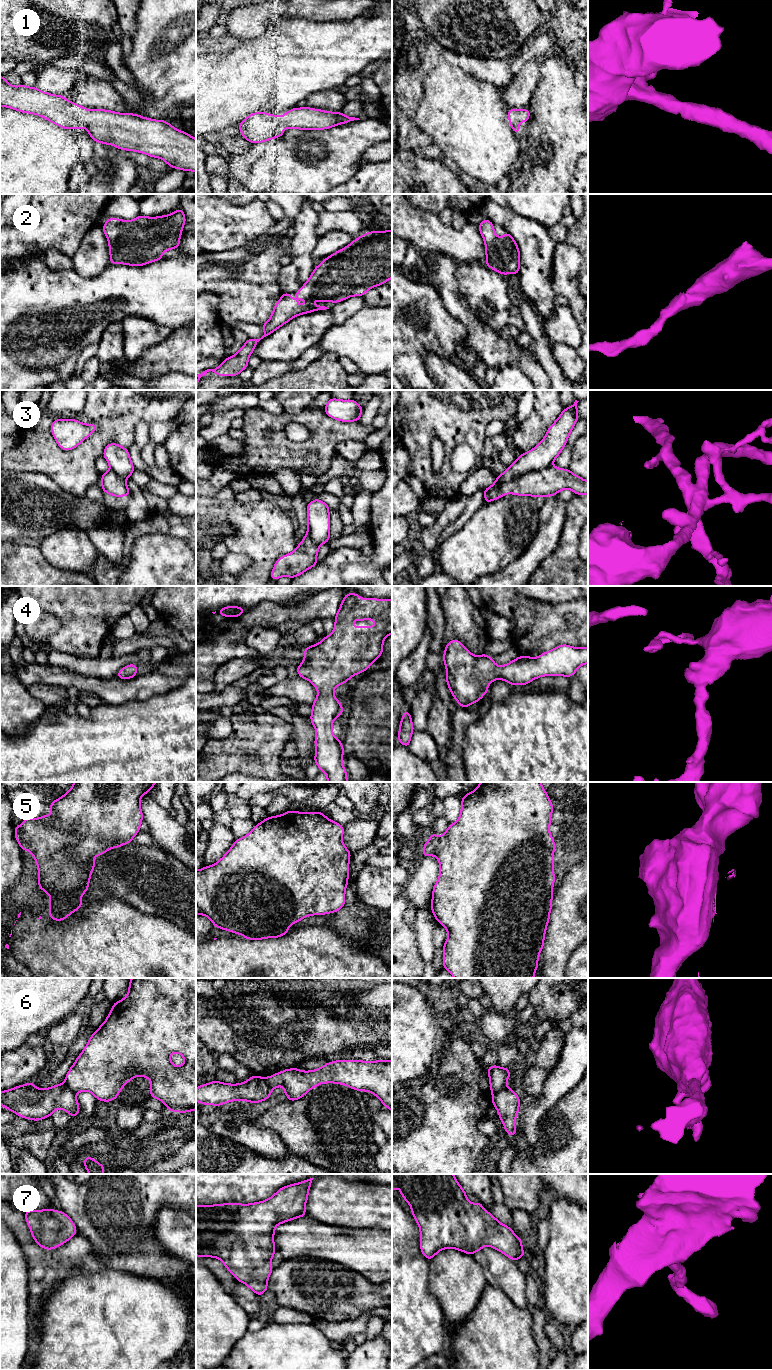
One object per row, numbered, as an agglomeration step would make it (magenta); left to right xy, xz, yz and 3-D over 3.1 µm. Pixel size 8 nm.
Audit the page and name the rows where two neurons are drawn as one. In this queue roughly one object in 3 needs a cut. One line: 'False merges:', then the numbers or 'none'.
False merges: 3, 5, 6

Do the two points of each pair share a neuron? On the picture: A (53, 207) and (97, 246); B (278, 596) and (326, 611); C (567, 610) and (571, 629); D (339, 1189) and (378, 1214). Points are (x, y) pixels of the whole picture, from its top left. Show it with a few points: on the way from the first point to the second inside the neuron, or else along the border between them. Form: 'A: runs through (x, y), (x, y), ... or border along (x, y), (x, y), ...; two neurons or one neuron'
A: border along (96, 223), (84, 235), (74, 255); two neurons
B: border along (281, 603), (262, 601), (258, 604); two neurons
C: runs through (567, 615), (567, 621), (570, 624); one neuron
D: runs through (349, 1199), (354, 1204), (368, 1205); one neuron

